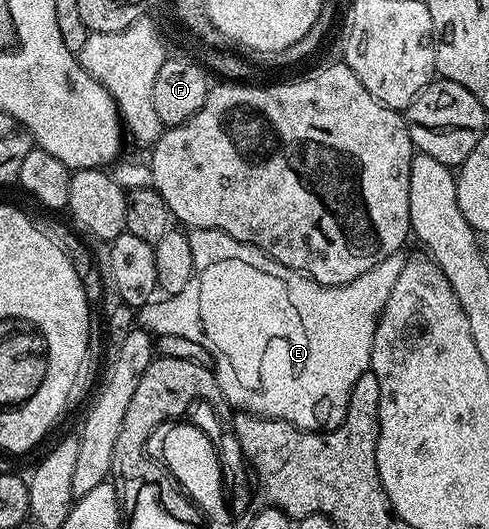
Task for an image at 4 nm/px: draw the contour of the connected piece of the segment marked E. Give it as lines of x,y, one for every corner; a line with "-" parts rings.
195,227
189,232
189,236
194,272
191,279
188,280
188,285
184,285
184,289
180,289
180,293
166,295
162,297
162,300
159,298
157,301
148,302
143,307
137,308
137,326
156,337
176,334
177,337
191,338
192,341
200,342
209,348
213,352
213,366
216,368
222,396
231,408
238,407
234,409
242,413
261,415
263,419
282,419
286,423
291,423
293,427
301,427
303,431
319,430
323,433
333,431
344,421
350,394
356,381
360,381
360,377
370,371
370,354
374,348
374,329
388,297
392,293
392,288
396,286
396,277
400,277
401,271
404,270
408,258
407,252
401,250
392,253
392,257
384,257
384,261
380,261
380,265
372,265
372,269
368,269
368,273
360,273
360,277
356,277
356,281
348,281
344,285
335,287
325,287
311,279
309,275
303,275
300,271
293,271
280,265
260,249
228,237
228,233
223,231

